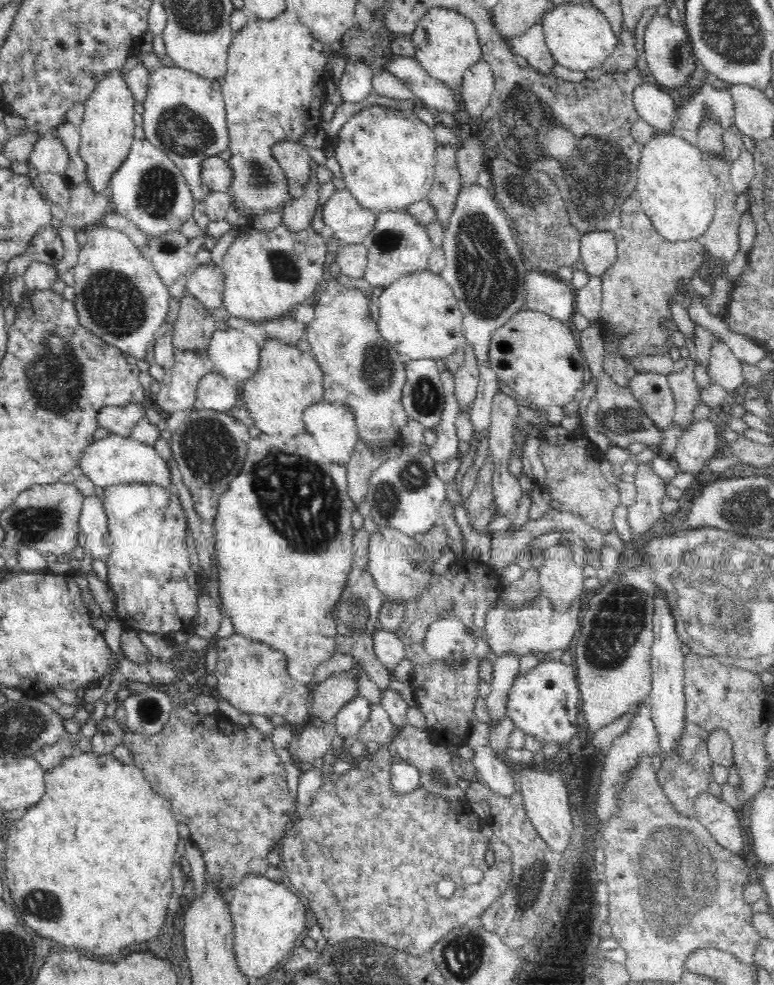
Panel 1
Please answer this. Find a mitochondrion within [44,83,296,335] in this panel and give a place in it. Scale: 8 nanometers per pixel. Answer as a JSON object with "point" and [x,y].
{"point":[182,130]}

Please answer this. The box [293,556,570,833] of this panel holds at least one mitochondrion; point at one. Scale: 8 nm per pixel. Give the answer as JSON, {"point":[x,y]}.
{"point":[436,777]}

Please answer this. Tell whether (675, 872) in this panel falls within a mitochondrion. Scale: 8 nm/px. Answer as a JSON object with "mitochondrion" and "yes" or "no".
{"mitochondrion":"yes"}

